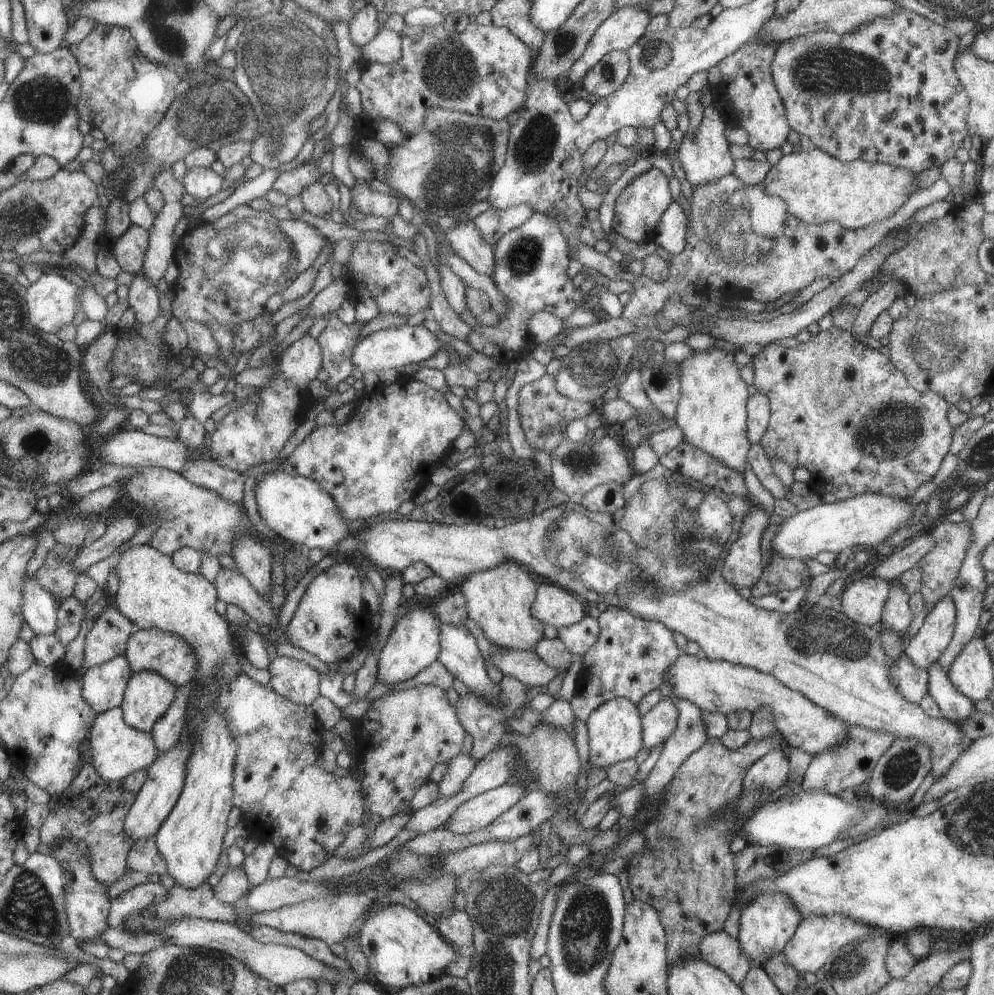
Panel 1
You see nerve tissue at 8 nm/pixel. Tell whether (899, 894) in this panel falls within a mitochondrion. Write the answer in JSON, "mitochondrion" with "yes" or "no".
{"mitochondrion":"no"}

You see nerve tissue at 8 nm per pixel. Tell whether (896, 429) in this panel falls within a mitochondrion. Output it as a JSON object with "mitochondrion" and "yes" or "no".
{"mitochondrion":"yes"}

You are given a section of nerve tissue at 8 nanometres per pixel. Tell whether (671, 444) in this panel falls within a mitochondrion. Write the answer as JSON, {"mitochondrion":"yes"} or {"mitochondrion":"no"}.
{"mitochondrion":"no"}

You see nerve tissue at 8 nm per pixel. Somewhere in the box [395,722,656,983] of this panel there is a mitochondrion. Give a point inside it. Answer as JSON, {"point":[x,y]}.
{"point":[585,930]}

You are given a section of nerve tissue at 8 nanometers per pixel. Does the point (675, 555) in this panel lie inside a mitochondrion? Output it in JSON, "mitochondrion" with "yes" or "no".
{"mitochondrion":"yes"}

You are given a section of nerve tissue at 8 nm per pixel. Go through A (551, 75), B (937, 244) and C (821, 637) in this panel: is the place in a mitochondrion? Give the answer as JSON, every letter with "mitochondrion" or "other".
{"A":"other","B":"other","C":"mitochondrion"}

